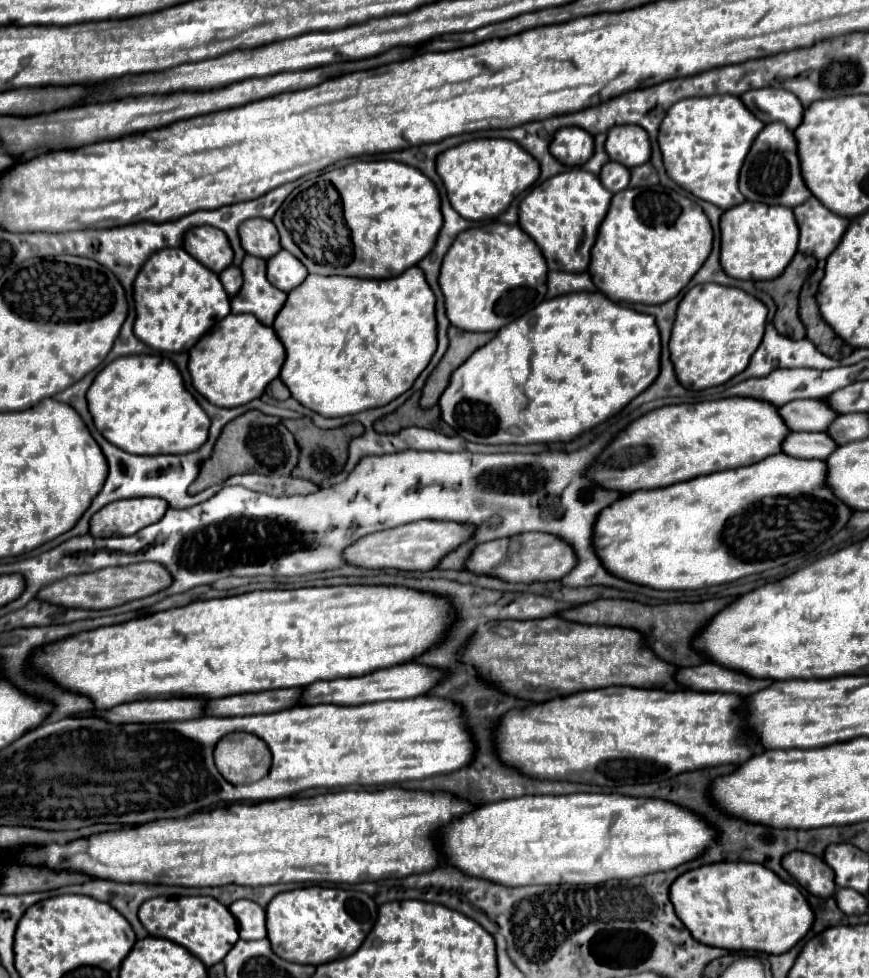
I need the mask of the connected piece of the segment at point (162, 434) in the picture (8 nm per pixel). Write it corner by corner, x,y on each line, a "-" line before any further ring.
161,354
123,356
107,364
87,392
97,430
133,454
187,454
207,440
209,416
183,386
177,366

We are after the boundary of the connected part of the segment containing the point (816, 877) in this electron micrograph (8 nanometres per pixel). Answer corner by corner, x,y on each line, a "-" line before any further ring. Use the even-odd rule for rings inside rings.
789,852
783,856
781,864
809,894
819,898
829,898
835,894
835,876
823,858
809,852

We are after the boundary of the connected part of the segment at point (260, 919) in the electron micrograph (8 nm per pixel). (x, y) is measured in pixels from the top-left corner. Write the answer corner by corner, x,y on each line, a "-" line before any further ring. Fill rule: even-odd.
237,900
229,906
231,914
239,922
239,936
243,940
261,940
267,936
265,910
253,900

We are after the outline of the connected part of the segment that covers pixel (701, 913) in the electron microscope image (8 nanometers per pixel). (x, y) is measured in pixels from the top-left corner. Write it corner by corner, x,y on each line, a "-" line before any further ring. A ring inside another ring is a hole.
715,862
681,874
669,888
677,916
697,942
725,950
783,954
811,928
813,912
805,896
775,872
755,862

